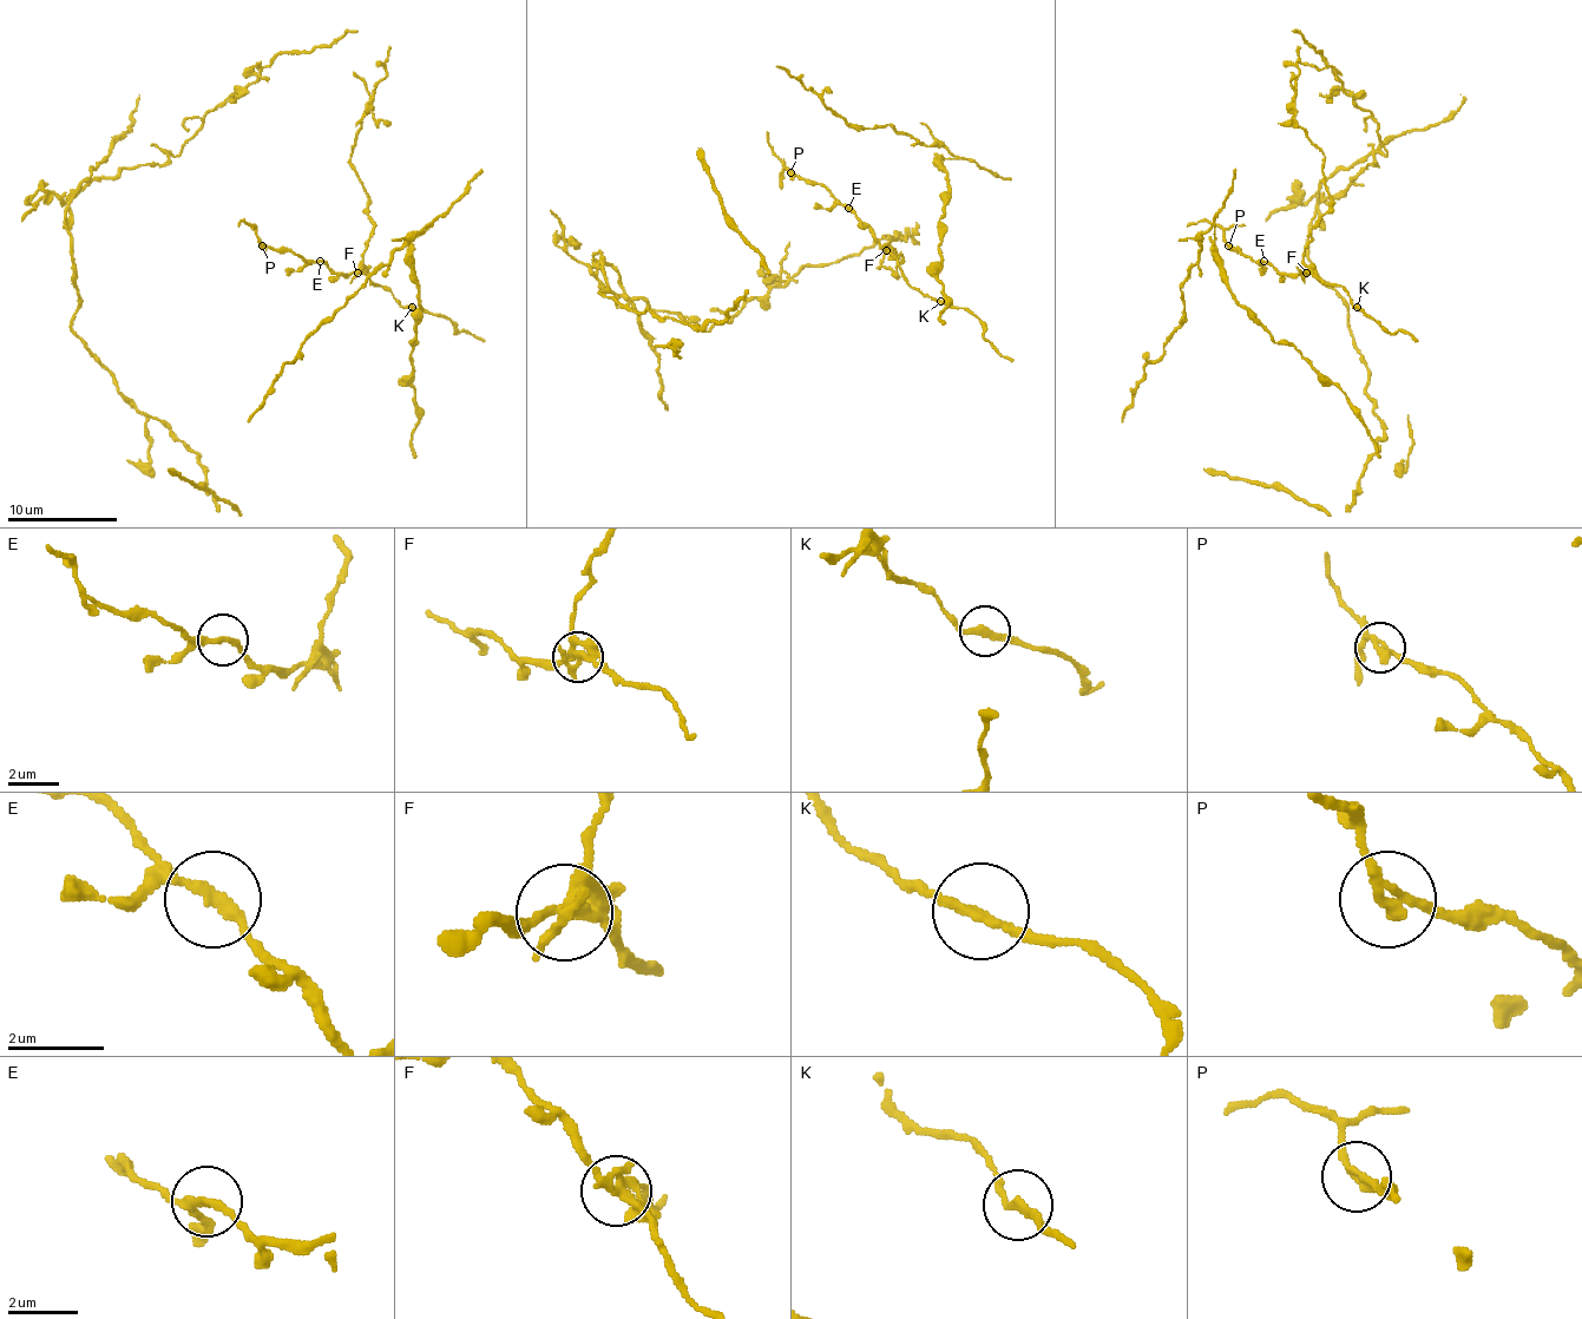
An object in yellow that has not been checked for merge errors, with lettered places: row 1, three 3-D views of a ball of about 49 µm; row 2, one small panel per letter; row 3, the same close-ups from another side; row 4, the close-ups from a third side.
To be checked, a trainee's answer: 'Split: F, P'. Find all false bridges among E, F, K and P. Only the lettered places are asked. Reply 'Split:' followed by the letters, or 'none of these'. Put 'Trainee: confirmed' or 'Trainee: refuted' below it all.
Split: F, P
Trainee: confirmed

